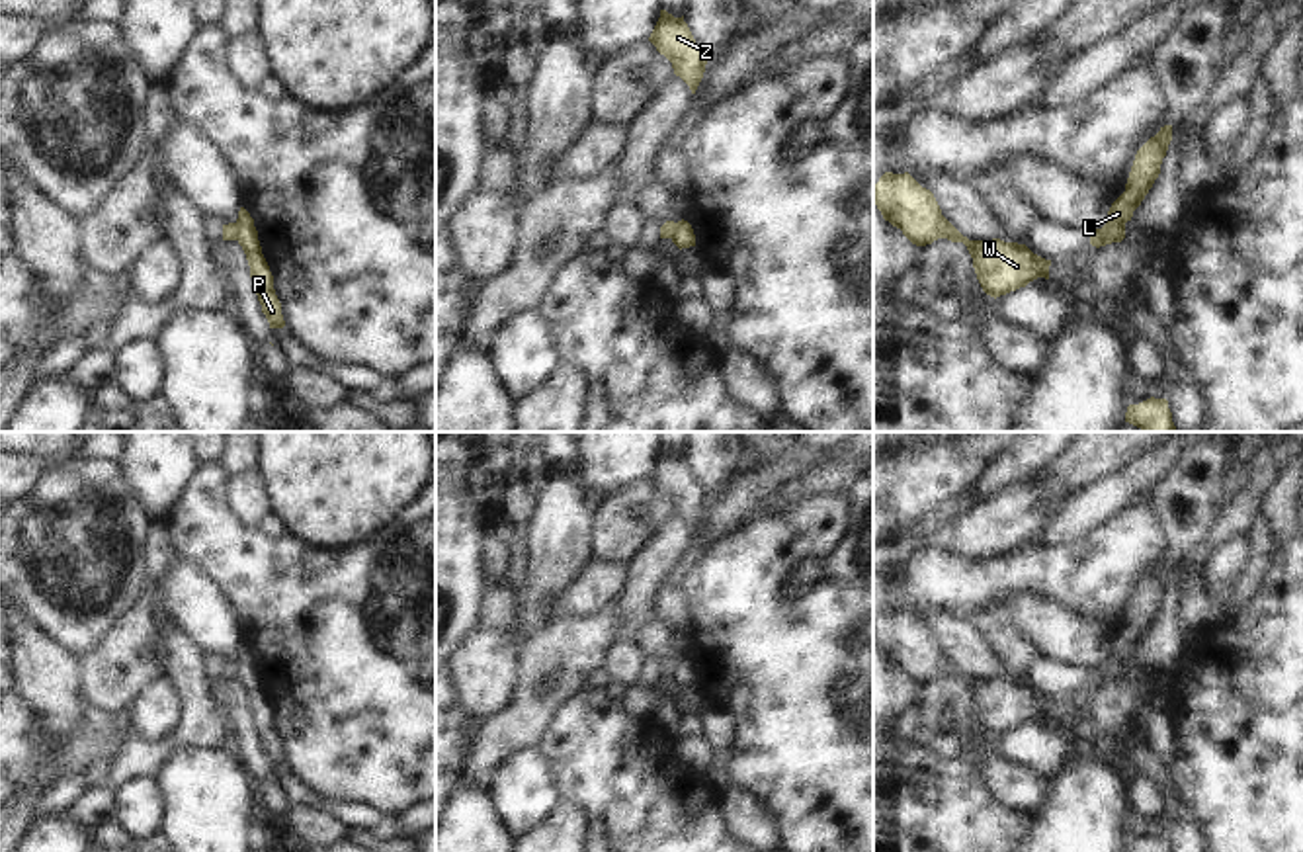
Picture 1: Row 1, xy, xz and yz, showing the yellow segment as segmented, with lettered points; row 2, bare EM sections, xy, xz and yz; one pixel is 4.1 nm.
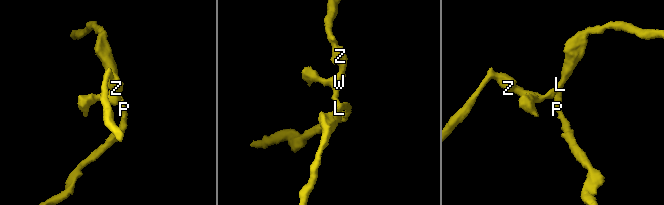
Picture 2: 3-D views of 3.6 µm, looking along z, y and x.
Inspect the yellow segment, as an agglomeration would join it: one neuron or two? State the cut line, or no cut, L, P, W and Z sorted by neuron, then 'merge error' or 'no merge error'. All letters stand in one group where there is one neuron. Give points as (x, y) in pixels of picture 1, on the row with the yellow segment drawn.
cut xy (235, 223), (239, 239); groups L P / W Z; merge error

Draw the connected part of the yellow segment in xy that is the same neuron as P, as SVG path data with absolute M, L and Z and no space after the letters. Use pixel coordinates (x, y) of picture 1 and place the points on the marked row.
M240 207L238 211L236 227L238 227L238 244L242 246L246 254L246 260L250 266L250 277L254 281L254 291L262 305L262 313L266 315L270 328L283 328L285 320L281 315L281 303L273 289L273 276L262 254L254 219L244 207Z

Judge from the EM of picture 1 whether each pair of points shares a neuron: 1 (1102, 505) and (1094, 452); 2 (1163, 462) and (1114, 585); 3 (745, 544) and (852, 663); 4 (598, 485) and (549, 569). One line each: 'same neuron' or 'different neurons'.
1: different neurons
2: different neurons
3: same neuron
4: different neurons

